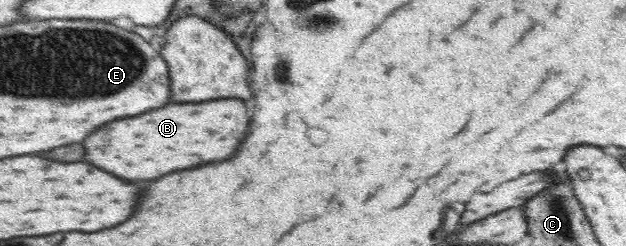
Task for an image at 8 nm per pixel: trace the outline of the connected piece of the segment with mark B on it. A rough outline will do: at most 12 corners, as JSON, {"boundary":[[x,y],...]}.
{"boundary":[[242,101],[114,119],[86,162],[152,182],[244,142]]}

